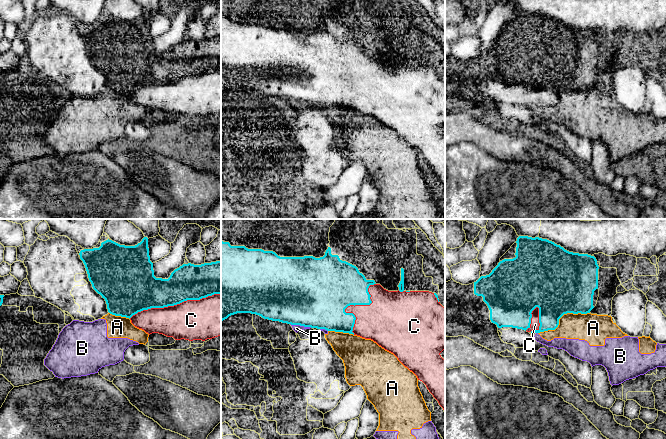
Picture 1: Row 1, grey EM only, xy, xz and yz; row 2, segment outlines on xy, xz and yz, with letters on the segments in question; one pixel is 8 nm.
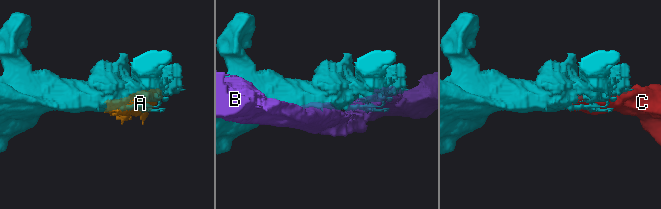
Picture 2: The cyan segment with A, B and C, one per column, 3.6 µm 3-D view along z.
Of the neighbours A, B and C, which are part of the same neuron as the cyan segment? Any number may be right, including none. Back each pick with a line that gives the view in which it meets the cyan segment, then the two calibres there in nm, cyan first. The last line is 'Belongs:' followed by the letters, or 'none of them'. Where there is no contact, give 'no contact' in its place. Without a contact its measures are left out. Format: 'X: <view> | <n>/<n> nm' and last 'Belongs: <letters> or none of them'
C: xy | 280/320 nm
Belongs: C

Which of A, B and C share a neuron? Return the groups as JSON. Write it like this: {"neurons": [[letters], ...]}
{"neurons": [["A", "B"], ["C"]]}

